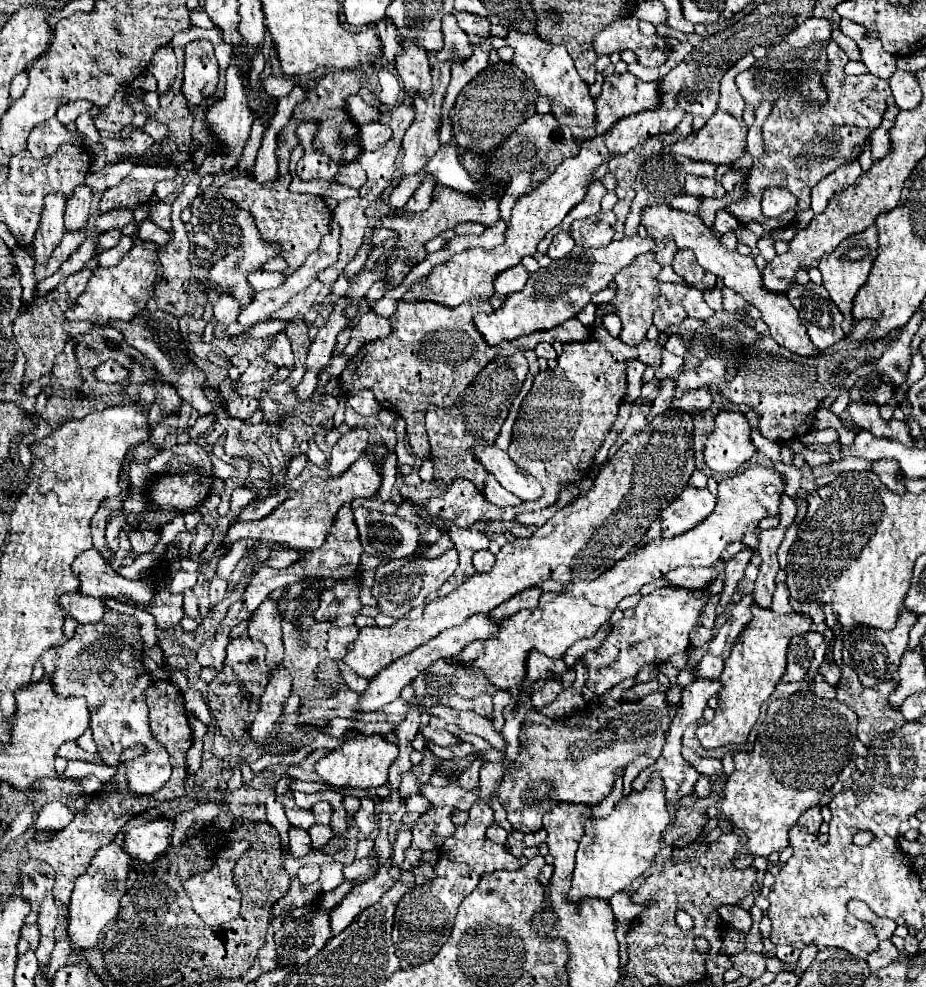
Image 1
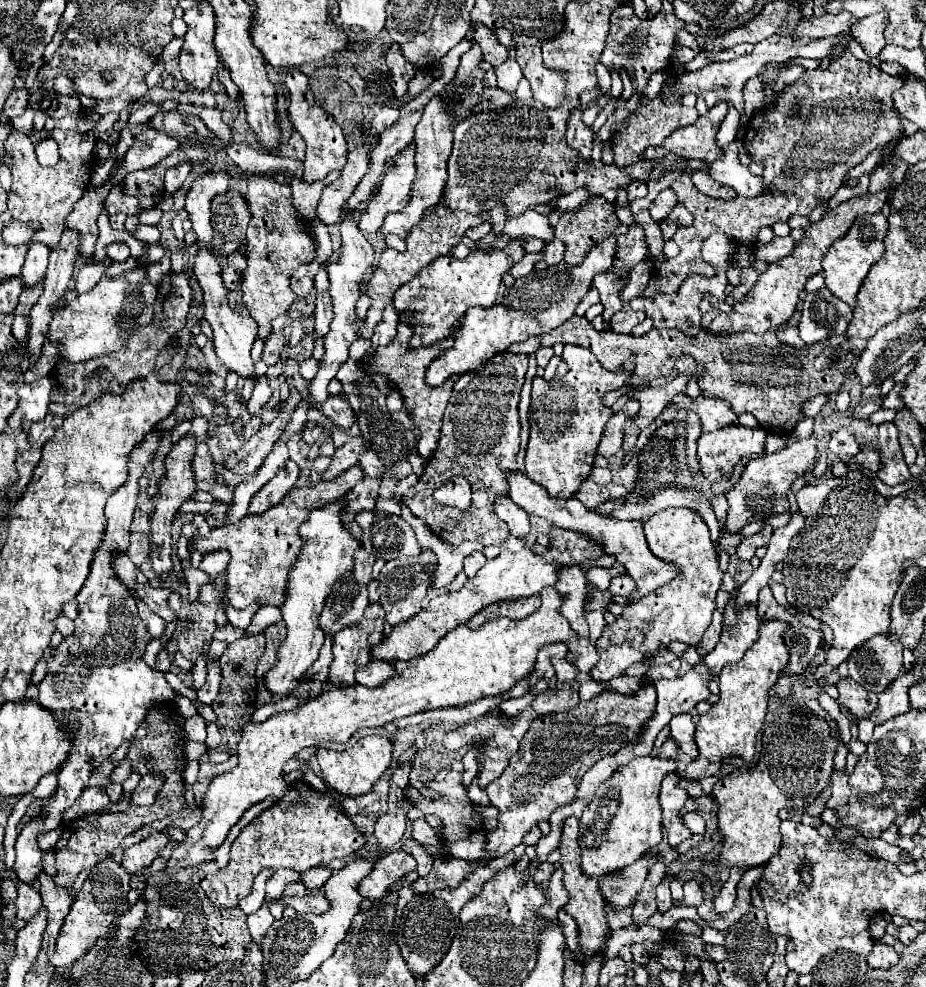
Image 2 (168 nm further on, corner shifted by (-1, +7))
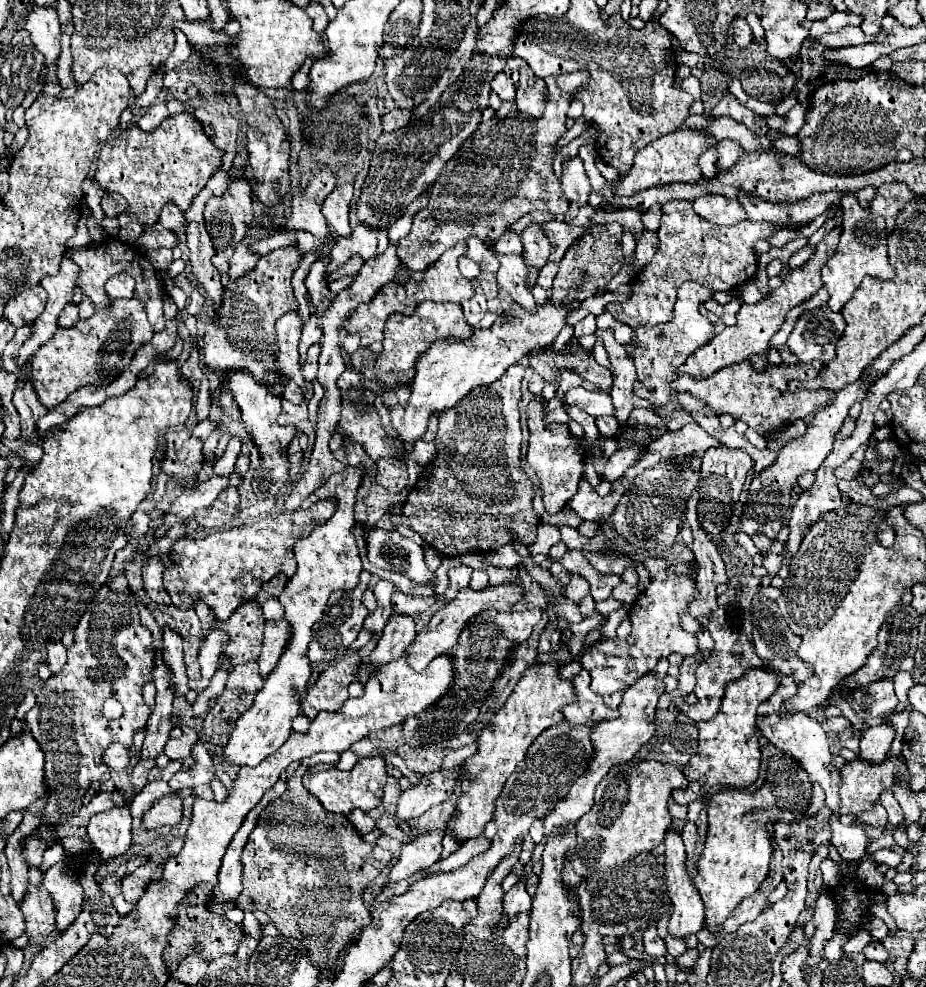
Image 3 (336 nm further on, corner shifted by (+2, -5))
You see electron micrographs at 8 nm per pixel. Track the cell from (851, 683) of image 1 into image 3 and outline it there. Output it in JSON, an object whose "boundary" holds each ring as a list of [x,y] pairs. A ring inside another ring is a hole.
{"boundary":[[[836,716],[836,718],[828,718],[828,730],[832,732],[844,732],[846,728],[850,728],[852,722],[846,716]]]}

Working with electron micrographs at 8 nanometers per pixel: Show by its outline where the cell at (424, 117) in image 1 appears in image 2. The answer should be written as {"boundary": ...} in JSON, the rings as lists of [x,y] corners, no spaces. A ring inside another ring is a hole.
{"boundary":[[[409,144],[401,154],[395,156],[391,172],[385,174],[379,192],[371,198],[359,220],[359,230],[373,234],[381,228],[383,218],[391,212],[399,212],[409,202],[411,184],[415,180],[415,144]]]}

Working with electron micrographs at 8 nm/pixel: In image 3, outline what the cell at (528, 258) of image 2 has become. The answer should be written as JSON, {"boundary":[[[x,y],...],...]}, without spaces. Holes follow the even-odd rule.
{"boundary":[[[534,224],[522,232],[522,242],[524,242],[524,262],[526,268],[540,270],[542,266],[548,264],[550,256],[550,244],[546,236],[540,232],[540,224]]]}

